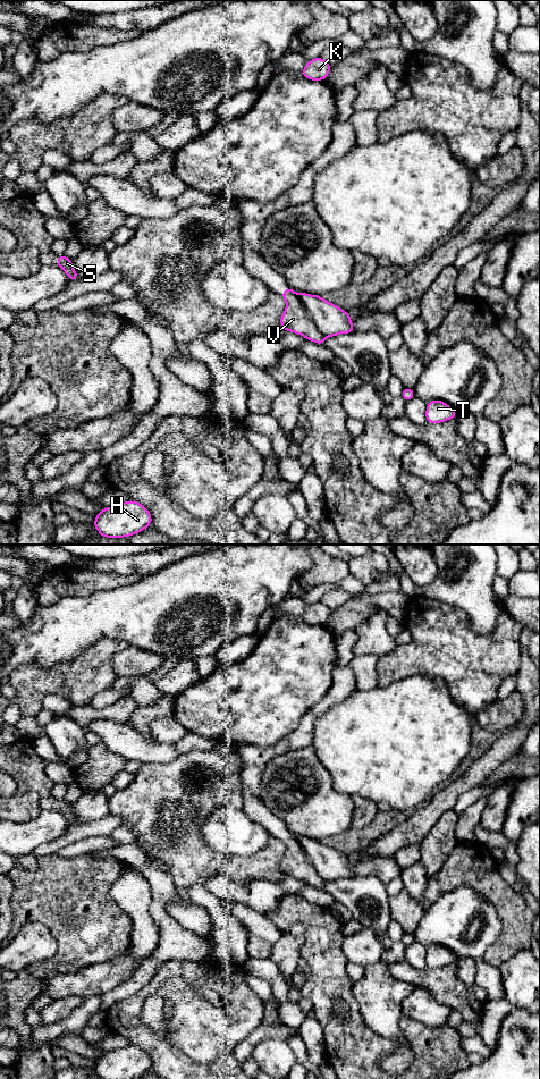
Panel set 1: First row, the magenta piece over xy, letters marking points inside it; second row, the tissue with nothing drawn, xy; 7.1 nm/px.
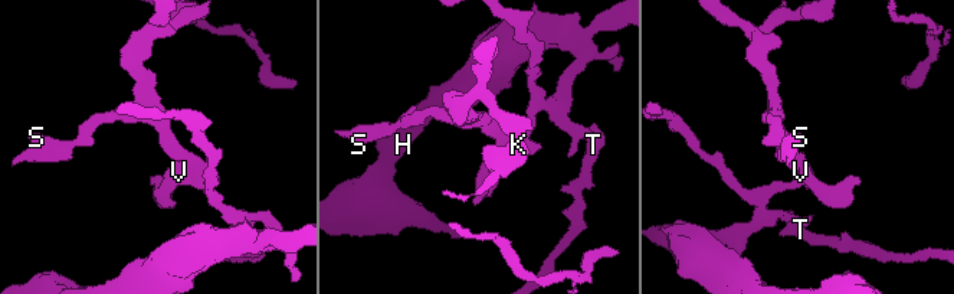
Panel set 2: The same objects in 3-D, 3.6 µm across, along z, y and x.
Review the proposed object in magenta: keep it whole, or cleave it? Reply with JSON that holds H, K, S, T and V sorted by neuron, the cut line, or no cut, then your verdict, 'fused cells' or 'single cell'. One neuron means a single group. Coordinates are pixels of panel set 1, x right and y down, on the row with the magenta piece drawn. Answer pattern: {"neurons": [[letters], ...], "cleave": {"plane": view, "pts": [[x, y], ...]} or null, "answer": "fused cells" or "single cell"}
{"neurons": [["H", "T", "V"], ["K", "S"]], "cleave": {"plane": "xy", "pts": [[295, 294], [315, 327], [327, 336]]}, "answer": "fused cells"}

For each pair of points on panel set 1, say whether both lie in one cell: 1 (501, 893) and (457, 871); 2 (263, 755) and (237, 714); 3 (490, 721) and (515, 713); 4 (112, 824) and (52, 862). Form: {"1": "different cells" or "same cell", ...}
{"1": "same cell", "2": "different cells", "3": "same cell", "4": "different cells"}

